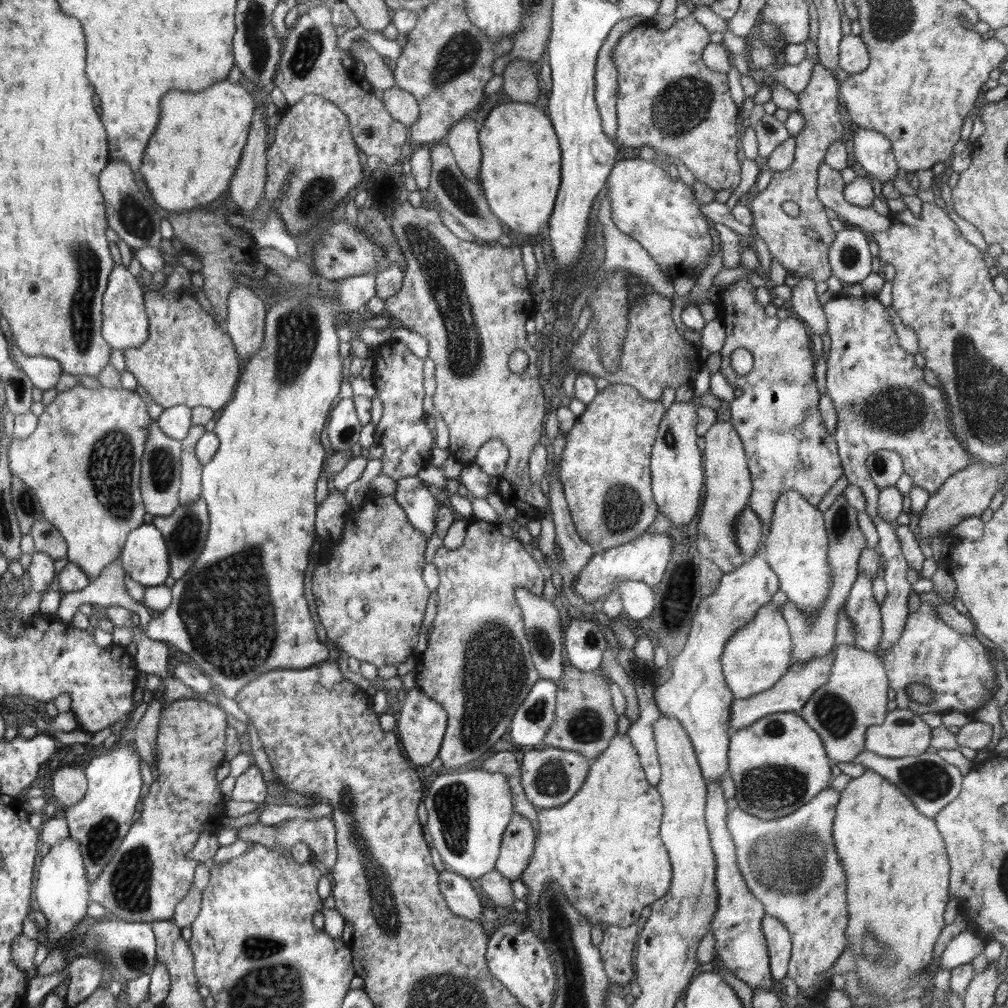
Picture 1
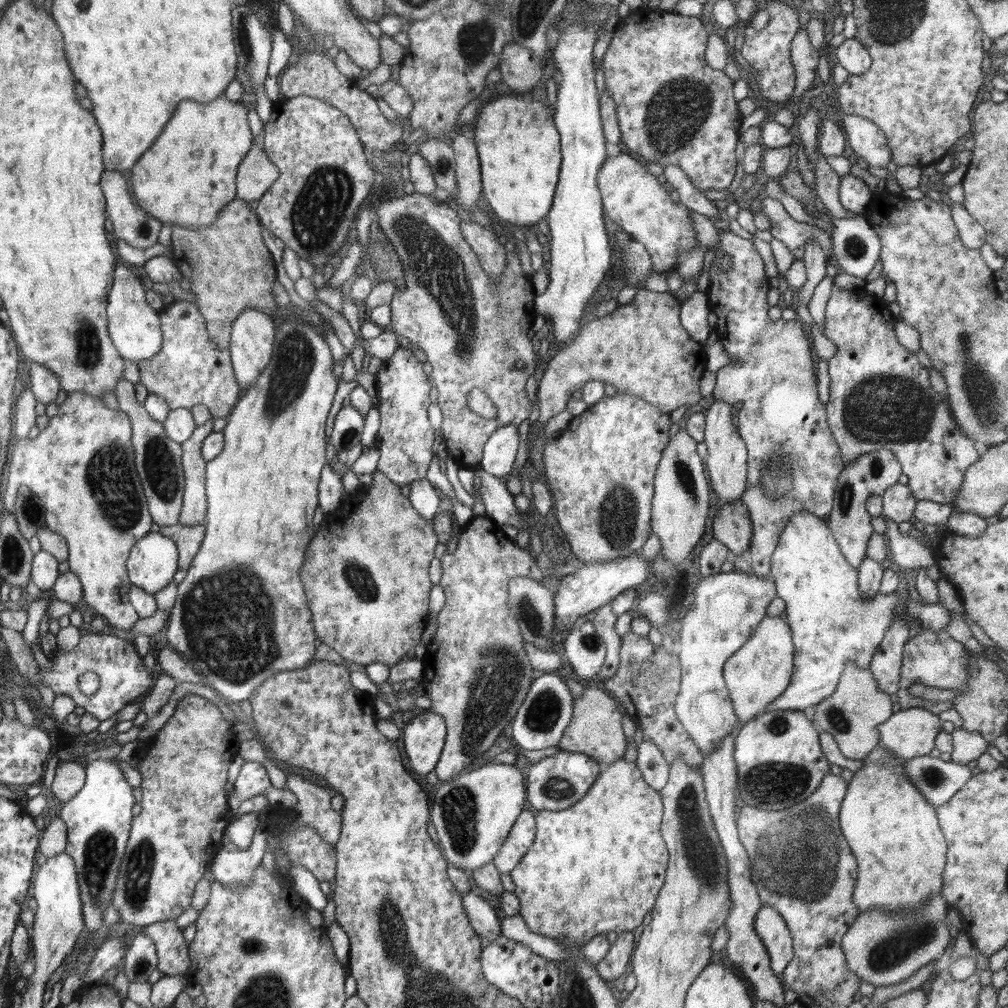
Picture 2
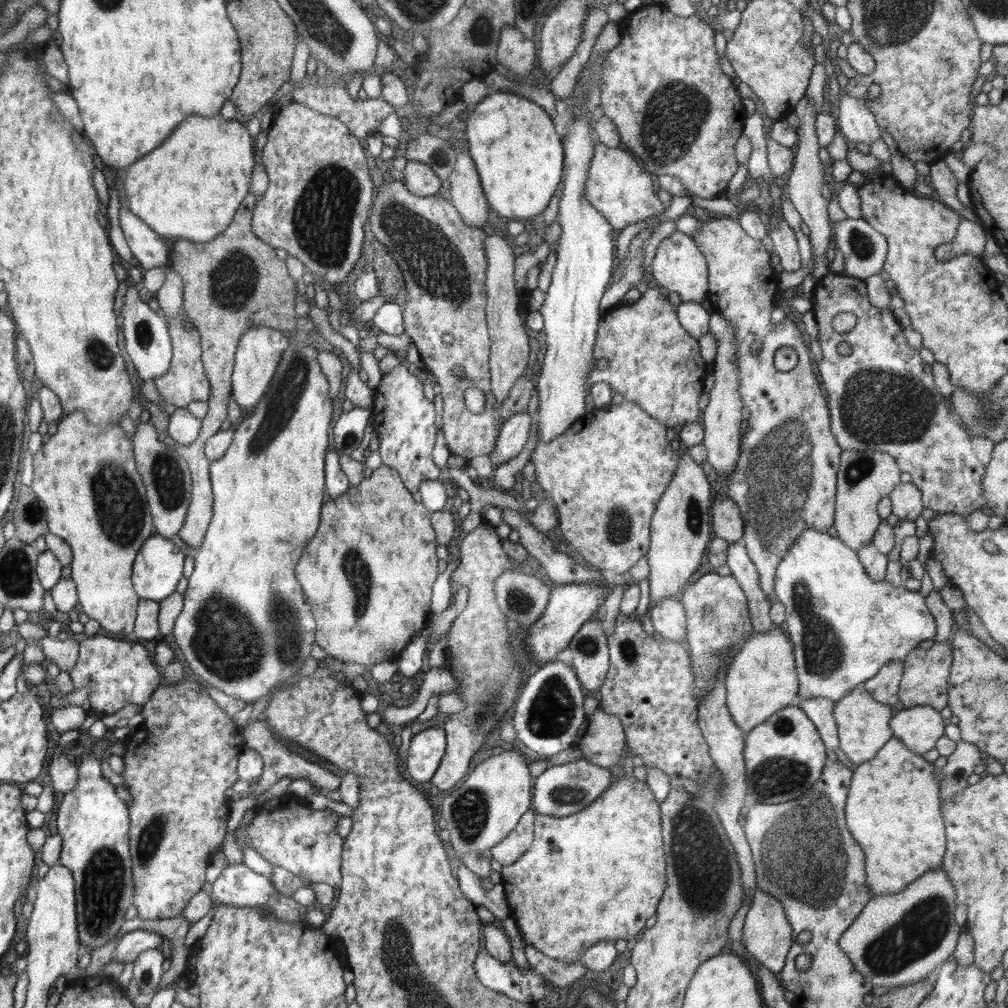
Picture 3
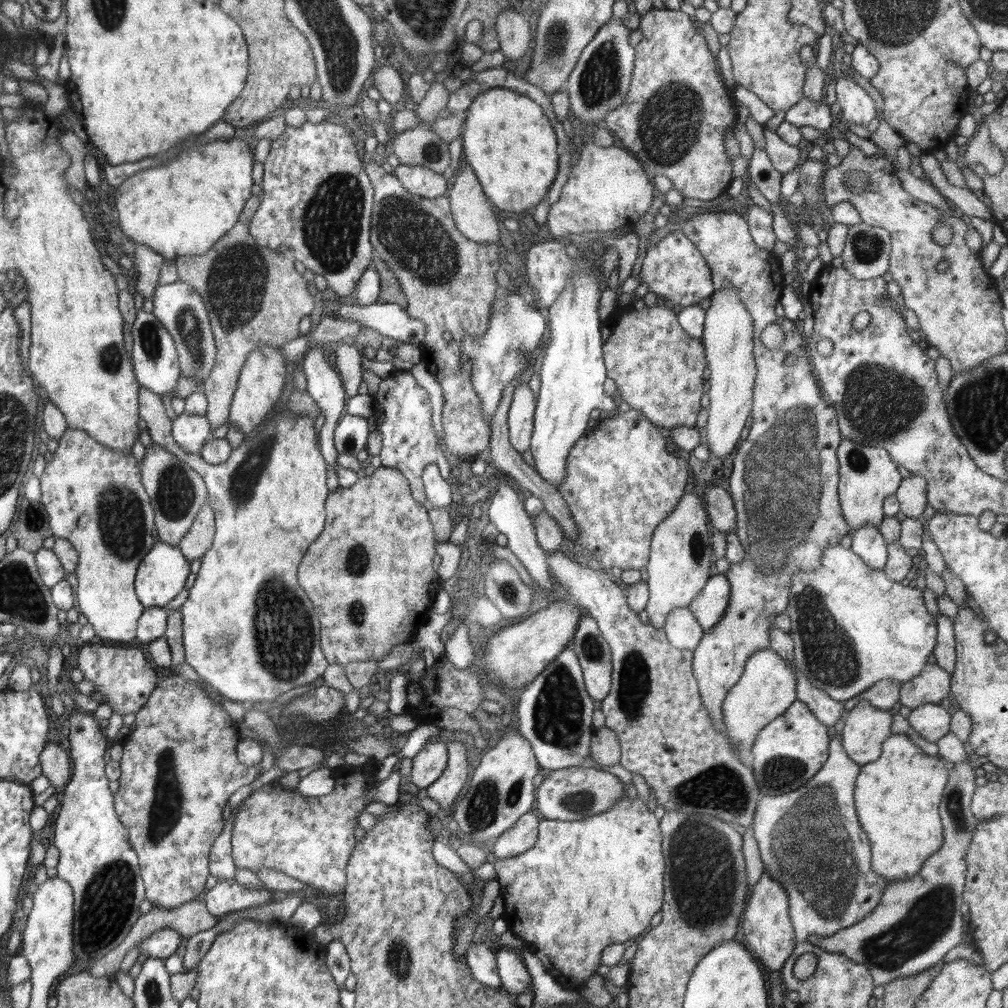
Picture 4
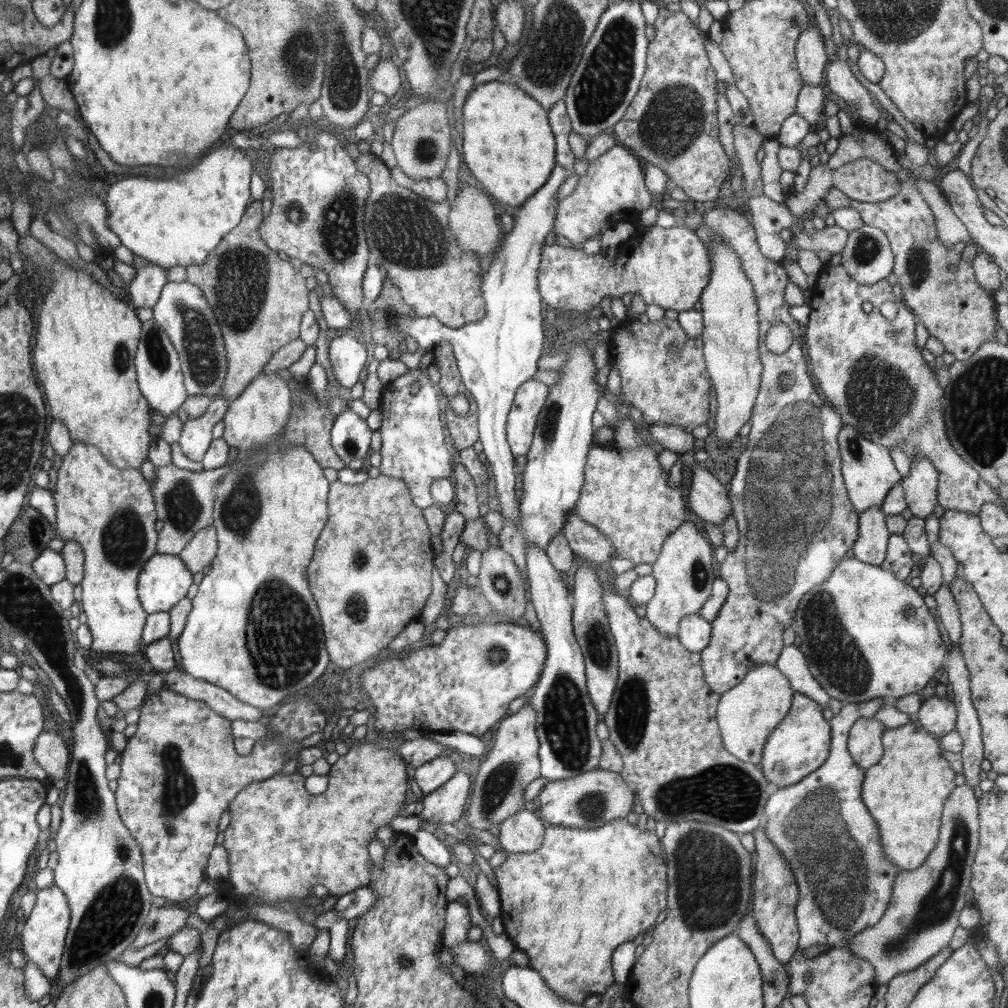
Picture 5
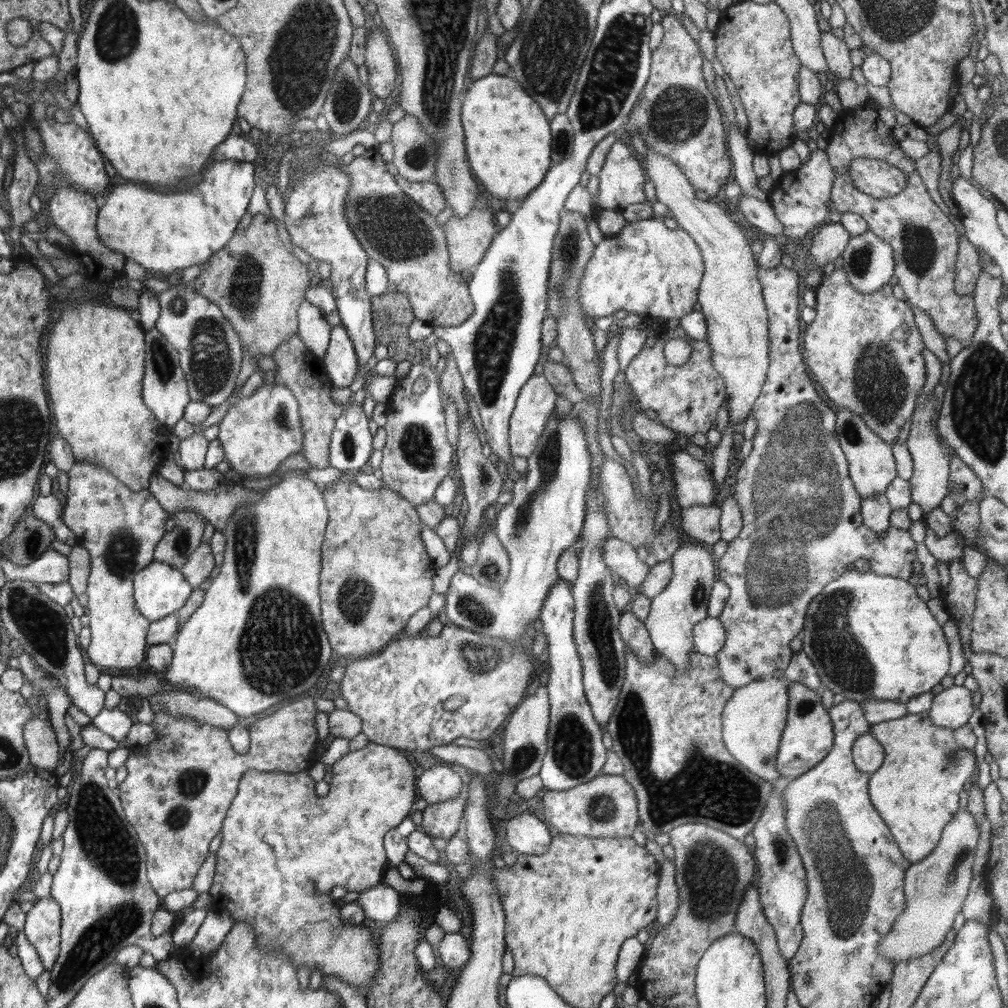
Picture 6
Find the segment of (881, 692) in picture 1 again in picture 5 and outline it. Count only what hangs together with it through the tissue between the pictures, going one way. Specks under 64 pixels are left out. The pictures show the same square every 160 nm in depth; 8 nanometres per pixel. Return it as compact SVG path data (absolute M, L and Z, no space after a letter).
M859 718L849 730L848 750L854 762L862 769L880 762L883 755L882 733L886 729L874 718Z

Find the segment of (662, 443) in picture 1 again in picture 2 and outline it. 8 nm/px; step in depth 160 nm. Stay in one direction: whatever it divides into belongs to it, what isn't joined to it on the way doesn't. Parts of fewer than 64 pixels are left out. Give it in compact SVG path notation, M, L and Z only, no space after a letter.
M686 429L667 442L654 477L654 494L651 502L651 532L662 542L662 557L670 565L682 565L704 536L710 512L711 484L706 478L702 458L696 453L697 442Z

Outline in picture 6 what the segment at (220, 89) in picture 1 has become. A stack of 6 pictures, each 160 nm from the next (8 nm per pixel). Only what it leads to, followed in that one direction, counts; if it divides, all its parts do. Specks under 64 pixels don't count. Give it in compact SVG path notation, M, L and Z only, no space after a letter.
M221 160L205 169L204 180L192 190L180 193L159 193L139 184L116 185L105 195L104 206L97 214L97 236L111 250L132 258L146 270L177 274L189 266L202 265L218 250L222 250L235 234L238 222L246 214L256 182L251 162Z

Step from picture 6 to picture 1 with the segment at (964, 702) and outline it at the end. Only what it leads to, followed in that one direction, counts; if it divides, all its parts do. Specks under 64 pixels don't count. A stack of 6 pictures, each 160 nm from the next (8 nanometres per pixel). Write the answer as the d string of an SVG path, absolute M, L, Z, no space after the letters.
M895 709L887 713L880 725L872 725L865 732L865 750L886 758L915 757L930 748L931 728L921 715L908 709Z

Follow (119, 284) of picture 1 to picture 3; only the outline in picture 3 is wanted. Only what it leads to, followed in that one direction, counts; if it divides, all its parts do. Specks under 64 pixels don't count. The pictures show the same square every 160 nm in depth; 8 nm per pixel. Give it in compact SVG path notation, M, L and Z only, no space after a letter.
M120 263L113 266L117 279L126 282L127 290L124 298L124 307L121 309L122 330L126 340L126 352L134 363L136 372L142 381L160 378L171 365L173 357L173 344L168 330L167 320L154 310L150 309L148 301L138 295L135 284L130 280L129 274Z

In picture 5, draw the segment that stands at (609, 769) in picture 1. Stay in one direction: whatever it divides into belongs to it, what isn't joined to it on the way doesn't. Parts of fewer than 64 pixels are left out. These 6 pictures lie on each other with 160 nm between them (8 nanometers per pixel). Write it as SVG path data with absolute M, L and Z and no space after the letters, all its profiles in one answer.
M618 818L617 820L607 822L602 826L594 827L594 828L566 828L565 826L554 826L549 824L545 827L545 833L543 836L543 843L540 845L538 850L535 850L531 853L524 854L513 854L507 853L507 859L498 867L493 868L494 876L496 878L496 882L498 883L497 891L499 892L499 899L502 905L500 908L500 918L503 922L504 932L510 937L510 940L514 943L516 949L524 952L526 956L529 958L529 964L527 965L532 970L538 971L538 974L542 976L542 978L546 981L546 984L558 995L558 997L562 998L562 1000L566 1000L572 1002L574 1004L582 1005L588 997L591 995L602 995L609 986L615 984L615 978L613 975L613 968L611 965L611 958L614 949L617 946L620 946L624 942L633 941L640 932L646 932L655 925L656 918L658 918L658 914L663 910L666 910L667 907L667 866L665 863L665 855L663 852L663 846L661 845L661 834L658 833L650 833L650 831L640 831L637 825L632 825L627 821L626 818Z

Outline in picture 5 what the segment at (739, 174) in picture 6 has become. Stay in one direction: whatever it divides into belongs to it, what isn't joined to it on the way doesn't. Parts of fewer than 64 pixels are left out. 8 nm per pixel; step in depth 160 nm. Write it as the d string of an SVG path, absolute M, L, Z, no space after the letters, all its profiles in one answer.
M764 193L747 196L746 203L752 214L752 225L762 254L775 263L783 261L789 245L782 231L788 228L789 232L796 222L795 217L786 205L772 200Z

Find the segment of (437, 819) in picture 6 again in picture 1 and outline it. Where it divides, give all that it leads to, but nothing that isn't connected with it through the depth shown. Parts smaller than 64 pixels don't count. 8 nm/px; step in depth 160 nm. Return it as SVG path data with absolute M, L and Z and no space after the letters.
M473 520L469 523L466 539L460 548L456 548L456 550L448 550L448 548L444 548L444 546L438 548L431 564L437 568L438 576L440 577L440 584L435 592L436 599L438 599L437 613L434 622L430 625L432 626L432 633L427 638L428 650L417 656L418 662L414 671L419 689L426 694L428 698L441 704L442 708L447 712L447 727L437 756L441 758L443 766L455 769L464 766L464 764L468 764L468 762L472 762L472 760L476 760L476 758L480 758L480 756L500 740L500 737L511 725L511 720L513 719L517 708L522 704L522 701L530 692L532 685L541 678L536 667L534 667L531 658L528 639L526 638L523 627L522 611L516 602L515 592L517 588L524 588L524 590L530 590L530 594L543 596L545 577L540 572L536 560L534 560L531 555L529 548L523 545L516 536L513 538L506 538L506 536L502 536L498 525L480 520Z

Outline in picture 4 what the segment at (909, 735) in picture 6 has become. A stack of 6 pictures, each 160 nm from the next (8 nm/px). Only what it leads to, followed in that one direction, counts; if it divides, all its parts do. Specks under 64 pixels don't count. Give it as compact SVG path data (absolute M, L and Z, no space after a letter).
M892 734L882 743L881 755L874 761L860 767L854 789L854 807L856 809L860 824L864 828L864 832L870 838L871 846L871 867L872 870L879 874L886 882L898 881L907 879L908 877L916 876L921 869L924 861L933 853L936 852L943 843L943 826L939 815L939 805L944 792L944 787L947 785L949 770L944 765L945 760L938 756L933 757L922 751L913 740L910 740L905 734Z

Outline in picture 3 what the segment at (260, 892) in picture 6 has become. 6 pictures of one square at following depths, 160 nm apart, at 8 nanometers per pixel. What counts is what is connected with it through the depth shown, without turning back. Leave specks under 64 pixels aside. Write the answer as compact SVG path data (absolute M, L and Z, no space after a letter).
M288 794L276 796L272 800L262 802L253 808L254 818L245 829L235 831L236 842L240 849L249 844L262 858L273 865L281 866L296 874L300 879L309 883L326 883L338 892L341 886L341 860L344 839L338 834L336 825L339 814L331 809L310 809L305 798L294 797Z

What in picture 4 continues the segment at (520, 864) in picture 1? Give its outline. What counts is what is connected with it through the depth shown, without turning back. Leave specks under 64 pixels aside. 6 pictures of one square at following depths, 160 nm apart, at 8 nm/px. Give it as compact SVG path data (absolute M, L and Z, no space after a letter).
M523 814L505 833L493 840L492 853L498 858L510 858L530 850L537 841L539 815Z

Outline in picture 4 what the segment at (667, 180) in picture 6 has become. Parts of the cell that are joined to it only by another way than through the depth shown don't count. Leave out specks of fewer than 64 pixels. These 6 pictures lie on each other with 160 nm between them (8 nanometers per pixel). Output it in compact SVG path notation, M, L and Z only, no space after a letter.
M734 287L715 290L710 296L710 307L705 310L705 322L701 342L710 370L710 409L703 441L714 458L730 454L740 440L740 432L746 426L753 405L753 390L757 375L753 355L752 318L747 312L738 291Z

